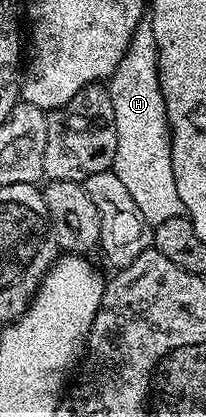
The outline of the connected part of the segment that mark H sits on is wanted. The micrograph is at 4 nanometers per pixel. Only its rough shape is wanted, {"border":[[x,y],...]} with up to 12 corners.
{"border":[[150,19],[109,91],[113,165],[148,225],[184,215]]}

